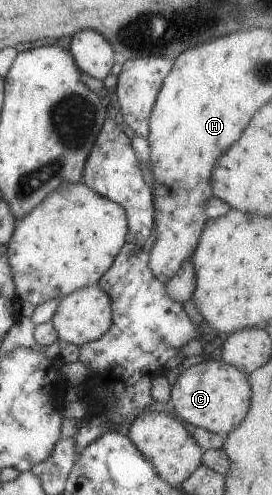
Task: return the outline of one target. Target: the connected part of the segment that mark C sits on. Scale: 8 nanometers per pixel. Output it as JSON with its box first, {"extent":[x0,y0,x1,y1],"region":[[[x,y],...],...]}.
{"extent":[170,360,252,437],"region":[[[210,360],[183,369],[172,386],[170,405],[184,422],[223,437],[241,425],[250,408],[252,388],[243,371],[226,364]]]}

